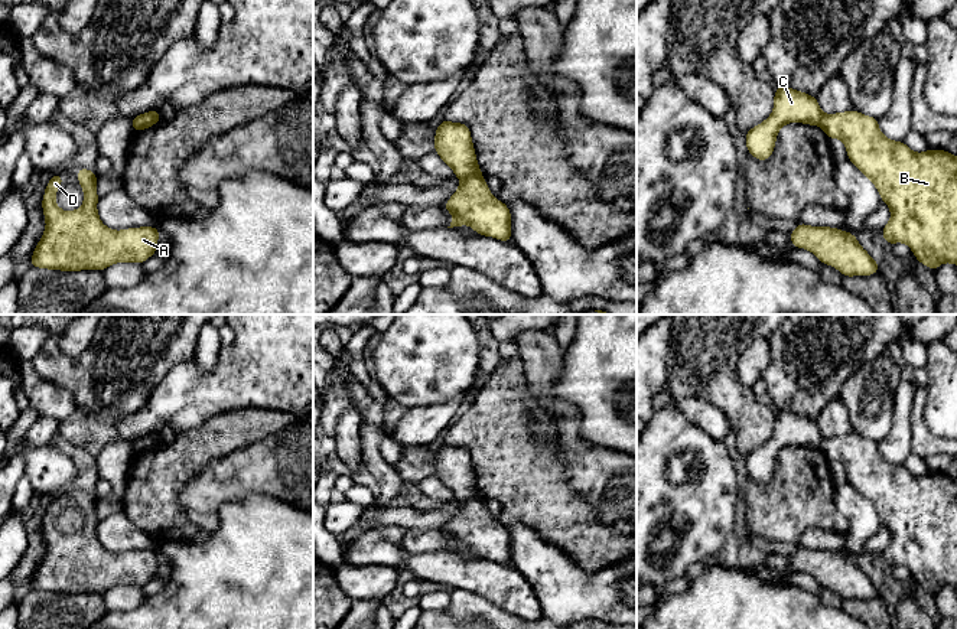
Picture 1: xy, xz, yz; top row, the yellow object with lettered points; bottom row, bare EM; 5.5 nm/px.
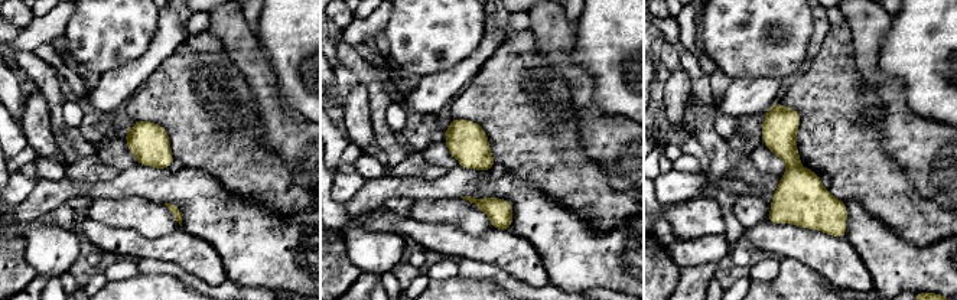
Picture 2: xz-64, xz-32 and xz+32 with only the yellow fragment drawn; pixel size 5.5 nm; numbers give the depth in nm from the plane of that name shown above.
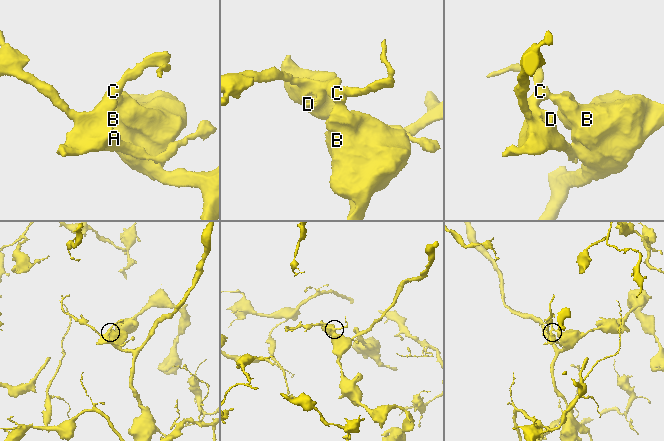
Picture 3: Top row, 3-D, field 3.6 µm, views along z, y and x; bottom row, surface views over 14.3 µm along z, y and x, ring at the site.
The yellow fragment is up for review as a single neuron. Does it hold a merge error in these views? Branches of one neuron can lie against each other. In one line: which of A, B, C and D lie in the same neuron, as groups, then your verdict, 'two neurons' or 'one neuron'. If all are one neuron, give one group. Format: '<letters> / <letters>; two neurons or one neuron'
A C D / B; two neurons

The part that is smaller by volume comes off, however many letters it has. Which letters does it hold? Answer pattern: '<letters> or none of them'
A, C, D

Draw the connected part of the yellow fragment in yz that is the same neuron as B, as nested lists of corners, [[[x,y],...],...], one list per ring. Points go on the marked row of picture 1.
[[[850,110],[846,113],[823,114],[820,127],[829,138],[840,138],[847,151],[847,159],[865,173],[878,189],[882,202],[891,209],[891,221],[882,228],[886,244],[906,244],[917,261],[932,271],[943,263],[957,265],[957,156],[947,150],[914,153],[904,141],[885,137],[878,126],[878,118]]]

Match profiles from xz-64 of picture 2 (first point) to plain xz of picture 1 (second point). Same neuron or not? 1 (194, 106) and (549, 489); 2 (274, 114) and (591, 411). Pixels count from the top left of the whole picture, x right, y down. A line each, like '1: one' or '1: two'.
1: one
2: two

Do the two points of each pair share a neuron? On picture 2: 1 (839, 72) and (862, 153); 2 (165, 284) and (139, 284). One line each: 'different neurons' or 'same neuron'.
1: same neuron
2: same neuron

